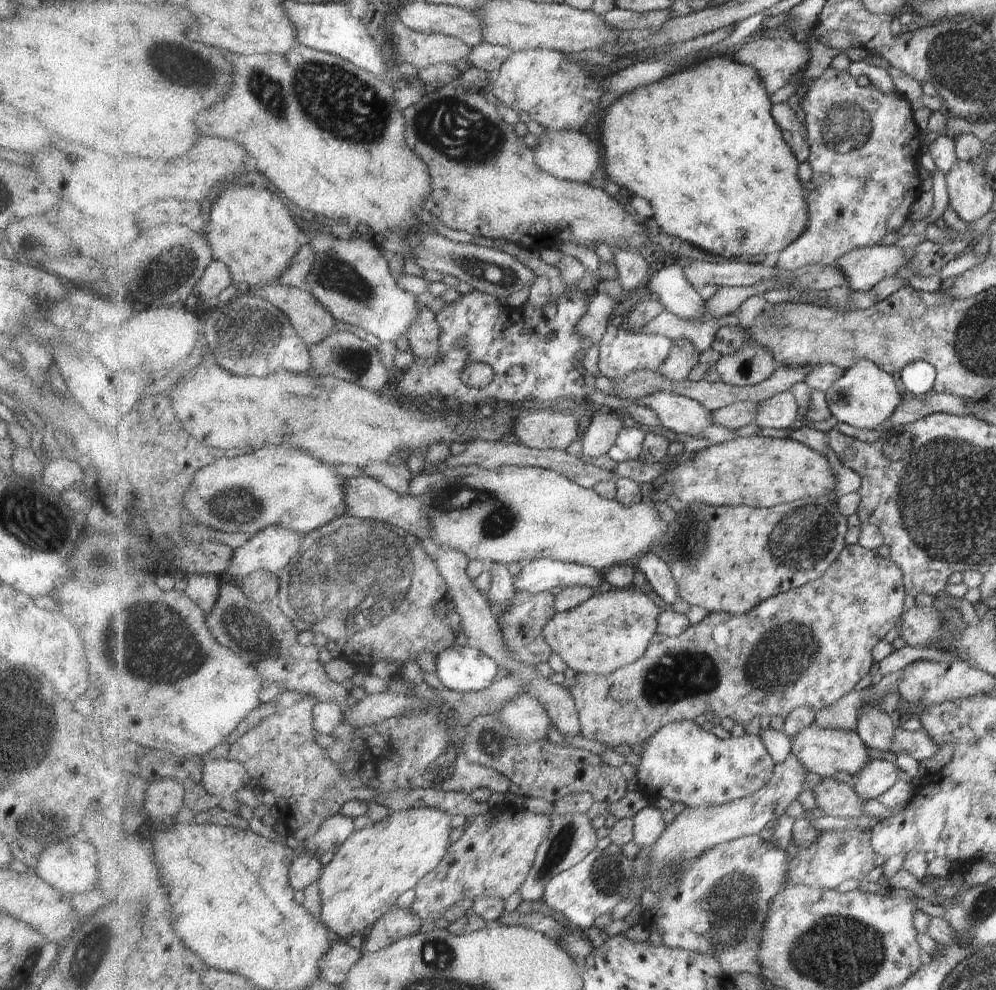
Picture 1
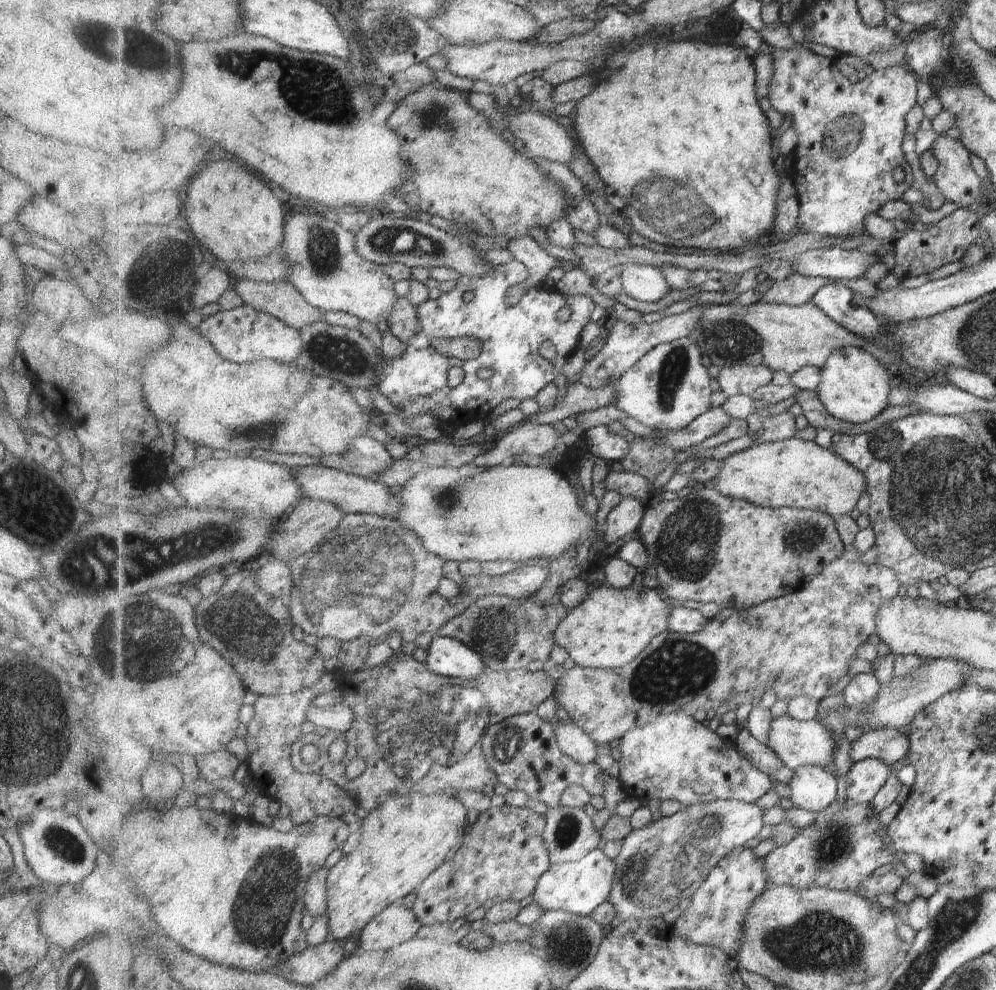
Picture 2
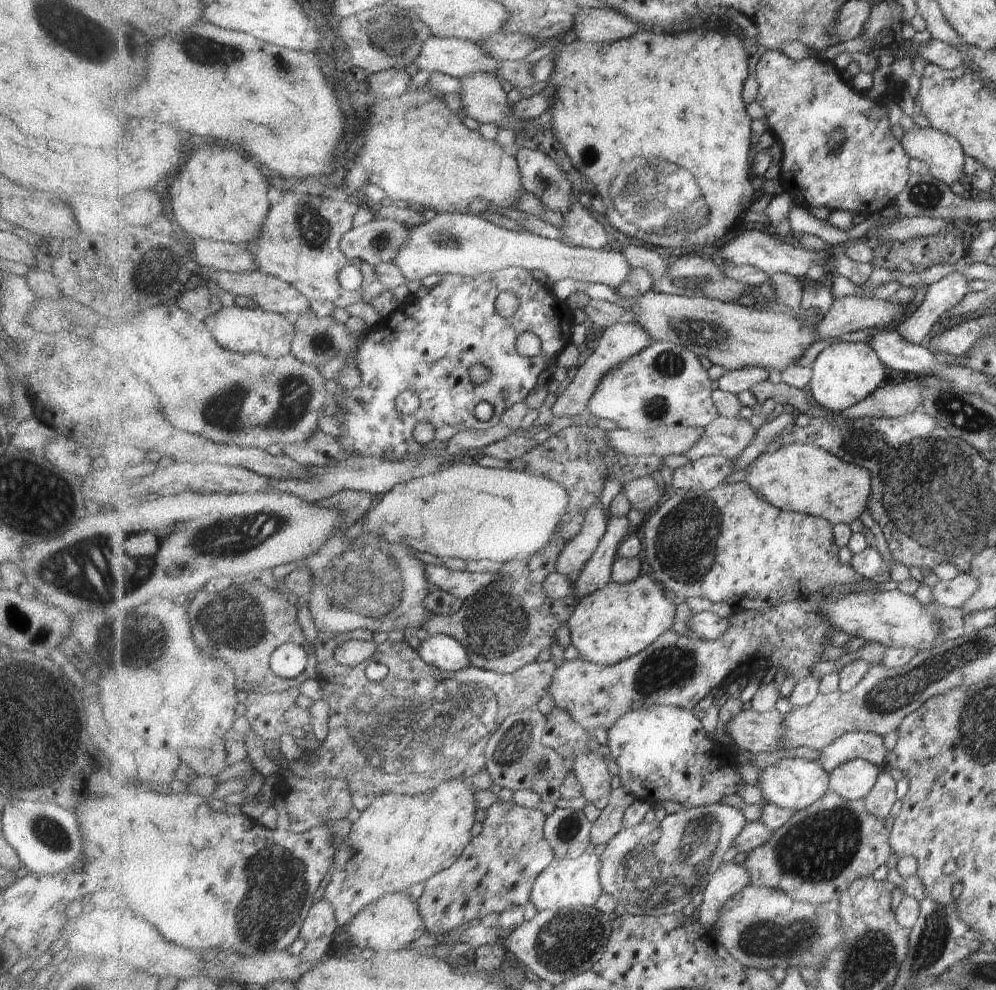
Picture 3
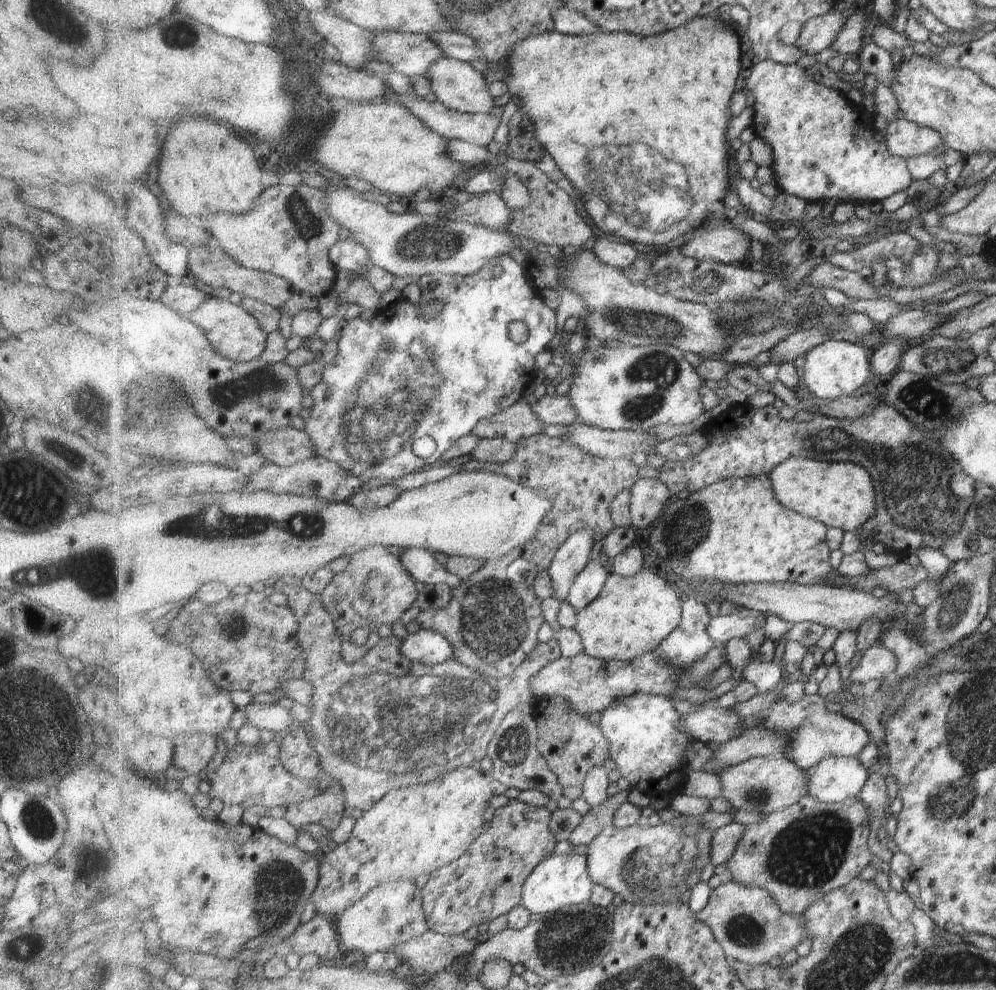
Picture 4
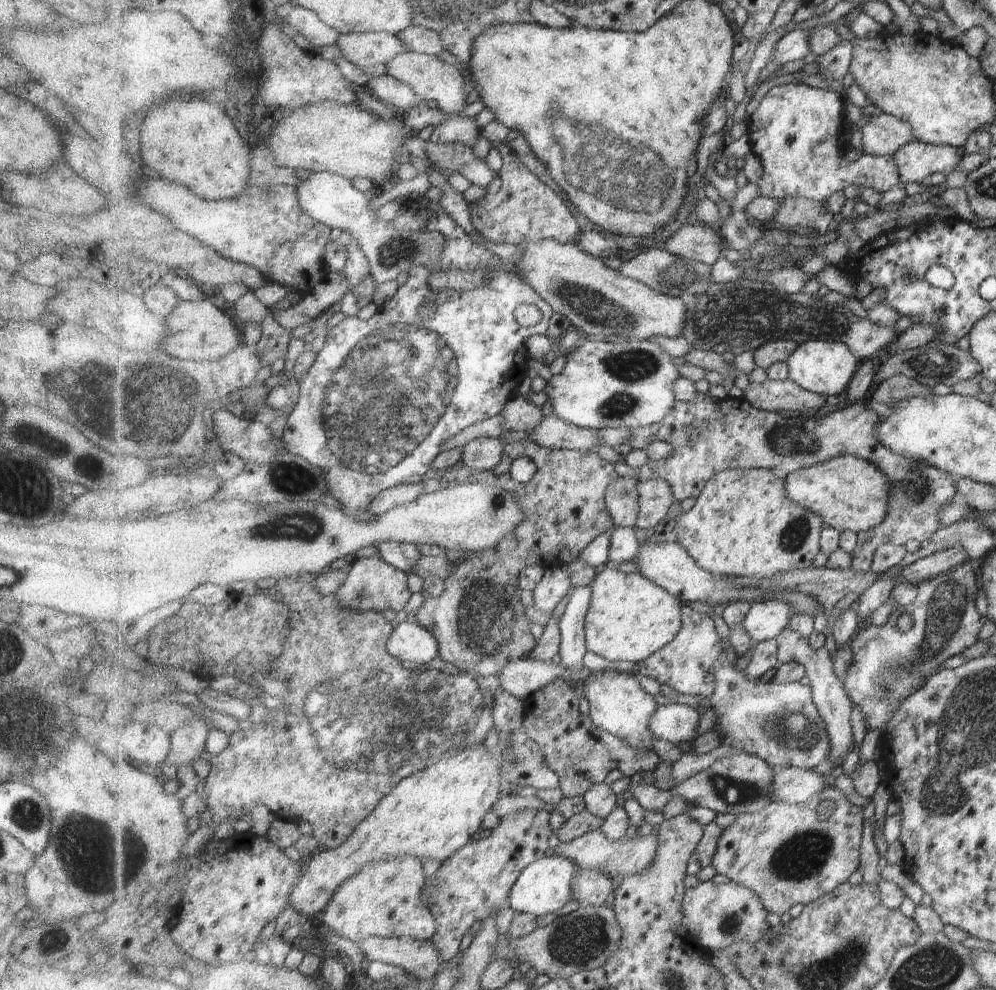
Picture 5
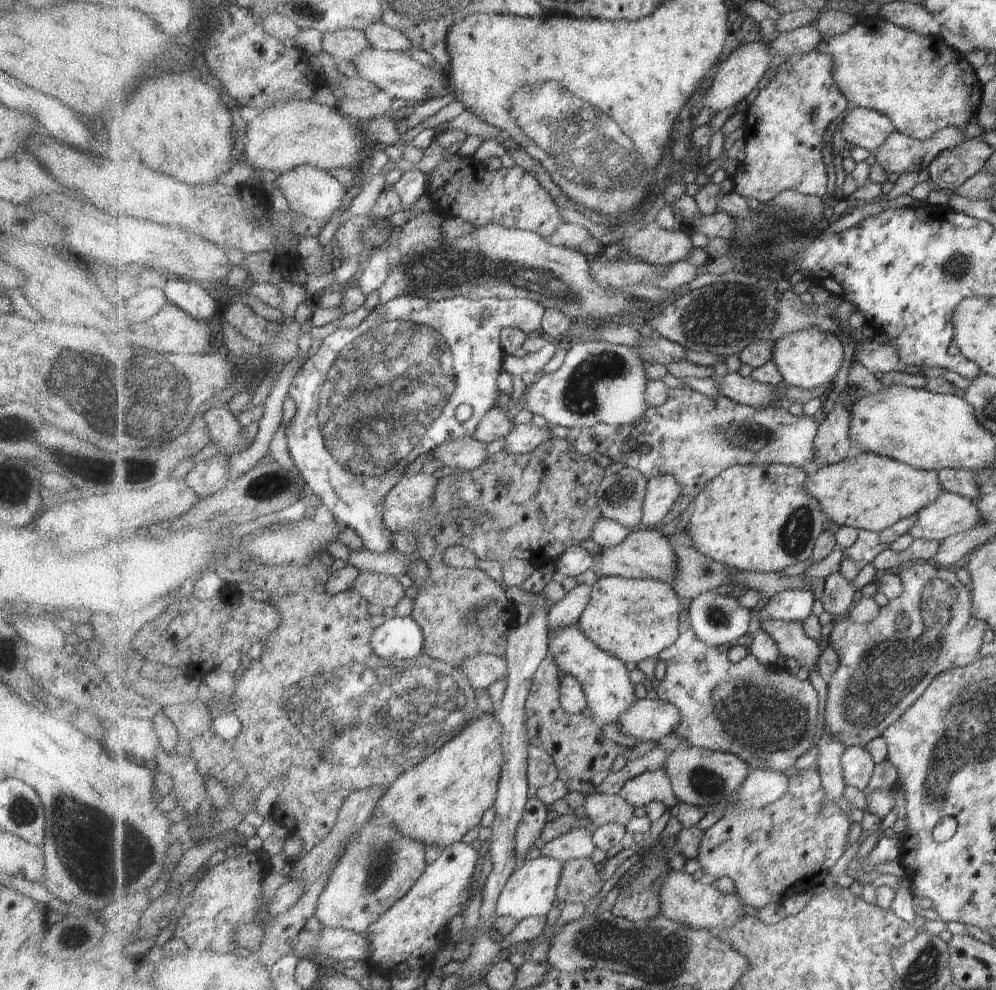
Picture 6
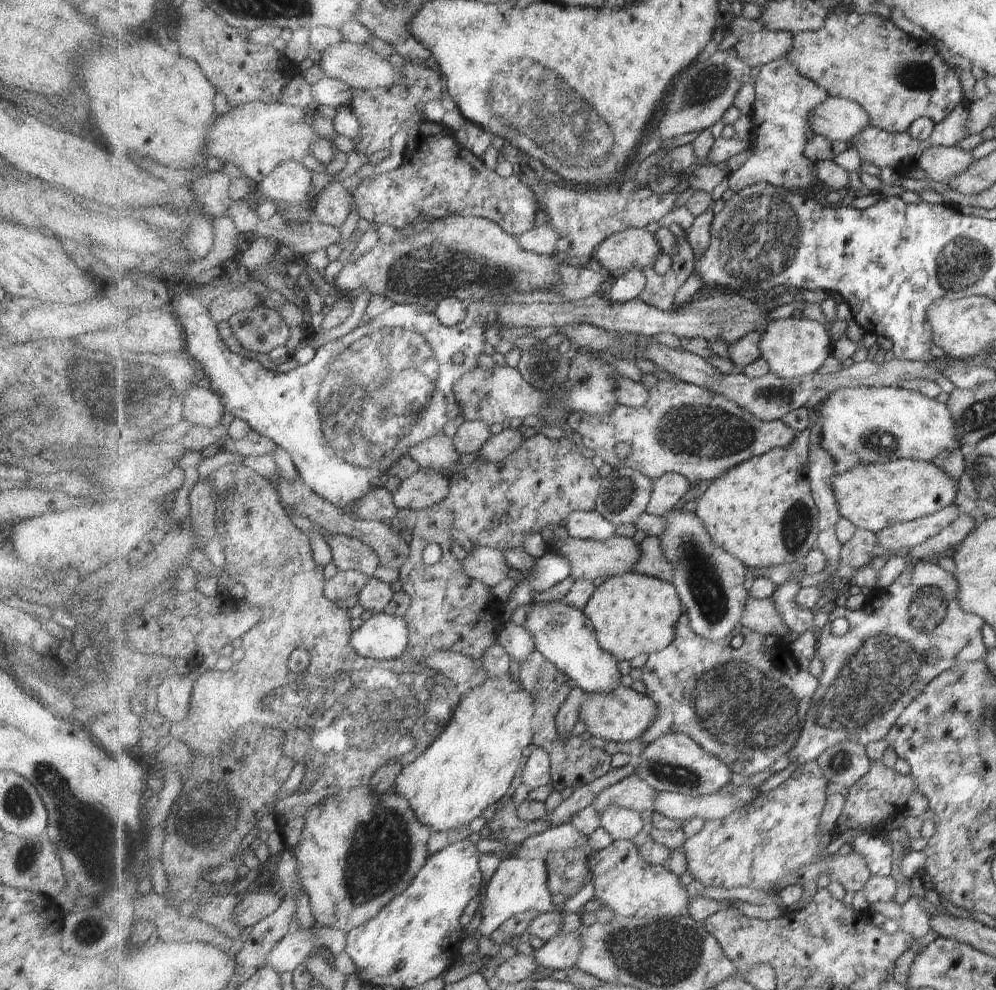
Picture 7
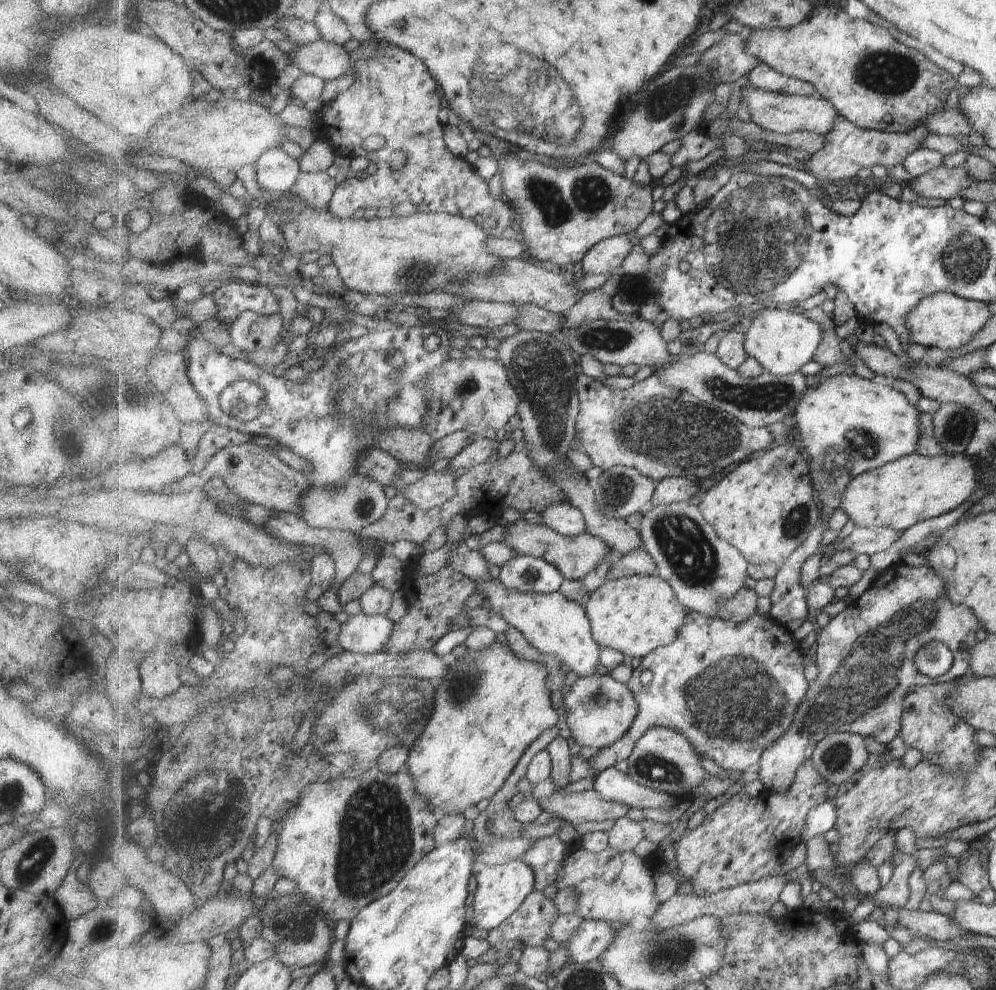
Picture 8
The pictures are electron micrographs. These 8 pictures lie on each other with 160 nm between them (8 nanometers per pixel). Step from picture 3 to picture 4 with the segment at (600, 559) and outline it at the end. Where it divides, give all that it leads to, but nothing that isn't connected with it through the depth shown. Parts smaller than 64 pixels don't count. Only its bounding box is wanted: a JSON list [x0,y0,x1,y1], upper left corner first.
[566,560,610,614]

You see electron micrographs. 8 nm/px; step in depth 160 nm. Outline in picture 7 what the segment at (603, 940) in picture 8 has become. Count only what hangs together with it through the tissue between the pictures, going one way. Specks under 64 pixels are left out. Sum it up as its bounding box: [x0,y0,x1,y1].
[534,929,583,973]

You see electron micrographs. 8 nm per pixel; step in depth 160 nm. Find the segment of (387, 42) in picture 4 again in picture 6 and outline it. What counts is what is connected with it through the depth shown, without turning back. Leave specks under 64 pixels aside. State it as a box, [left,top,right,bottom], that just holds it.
[322,29,373,62]

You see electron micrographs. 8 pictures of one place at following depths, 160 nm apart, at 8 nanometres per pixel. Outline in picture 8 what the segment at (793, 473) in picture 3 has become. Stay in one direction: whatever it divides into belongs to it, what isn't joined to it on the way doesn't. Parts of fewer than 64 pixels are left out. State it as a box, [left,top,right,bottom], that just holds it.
[841,453,976,531]

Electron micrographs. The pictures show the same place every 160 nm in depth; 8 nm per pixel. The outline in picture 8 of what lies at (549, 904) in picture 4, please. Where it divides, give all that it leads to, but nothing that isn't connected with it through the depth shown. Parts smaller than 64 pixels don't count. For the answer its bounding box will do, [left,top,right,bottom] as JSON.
[470,859,537,932]

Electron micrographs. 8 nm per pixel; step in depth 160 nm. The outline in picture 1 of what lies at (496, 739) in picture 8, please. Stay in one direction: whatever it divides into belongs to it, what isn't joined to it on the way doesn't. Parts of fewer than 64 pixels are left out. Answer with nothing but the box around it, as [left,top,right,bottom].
[319,807,451,938]

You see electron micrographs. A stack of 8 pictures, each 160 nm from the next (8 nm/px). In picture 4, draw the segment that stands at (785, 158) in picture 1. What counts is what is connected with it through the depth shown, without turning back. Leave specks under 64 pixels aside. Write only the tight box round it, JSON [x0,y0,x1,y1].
[500,15,743,250]

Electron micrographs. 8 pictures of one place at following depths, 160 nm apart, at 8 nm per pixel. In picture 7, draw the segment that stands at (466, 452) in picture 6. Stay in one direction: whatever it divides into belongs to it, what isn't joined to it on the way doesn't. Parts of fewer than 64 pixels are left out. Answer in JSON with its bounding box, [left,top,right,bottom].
[409,433,461,471]

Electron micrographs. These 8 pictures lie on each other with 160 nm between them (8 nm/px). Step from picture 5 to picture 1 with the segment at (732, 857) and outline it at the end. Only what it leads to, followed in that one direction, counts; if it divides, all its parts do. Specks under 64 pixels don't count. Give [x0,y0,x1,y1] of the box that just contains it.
[787,829,877,889]

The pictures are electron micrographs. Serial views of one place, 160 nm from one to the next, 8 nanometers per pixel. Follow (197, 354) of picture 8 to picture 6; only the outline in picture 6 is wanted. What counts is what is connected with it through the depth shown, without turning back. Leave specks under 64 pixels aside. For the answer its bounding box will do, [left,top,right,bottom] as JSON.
[164,277,546,554]

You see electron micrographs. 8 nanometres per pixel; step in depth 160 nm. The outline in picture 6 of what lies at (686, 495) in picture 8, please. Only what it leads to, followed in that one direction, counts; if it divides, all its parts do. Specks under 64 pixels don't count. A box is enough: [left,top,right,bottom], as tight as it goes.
[642,474,682,529]

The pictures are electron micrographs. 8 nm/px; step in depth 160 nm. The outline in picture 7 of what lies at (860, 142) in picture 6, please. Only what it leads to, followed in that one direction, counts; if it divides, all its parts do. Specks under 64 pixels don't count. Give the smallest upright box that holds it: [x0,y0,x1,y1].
[808,95,873,142]

